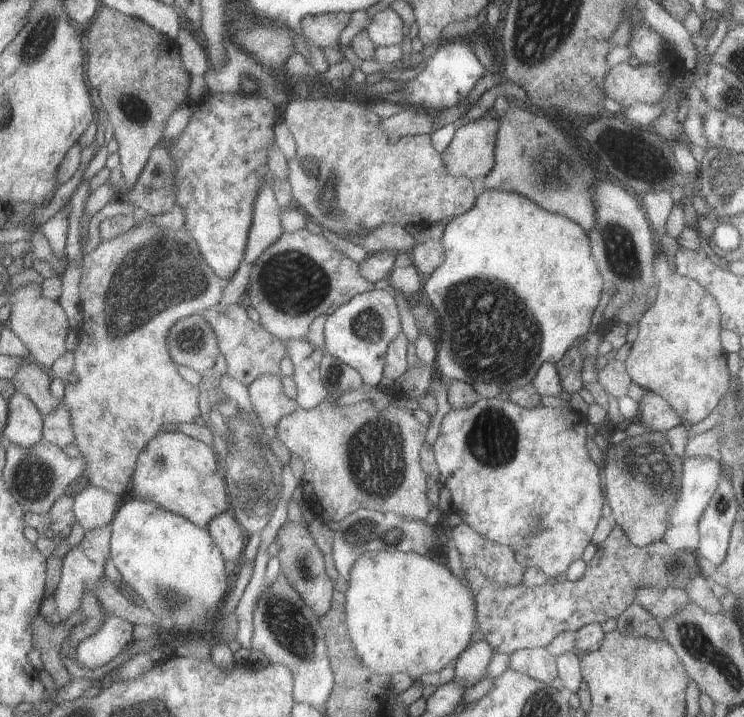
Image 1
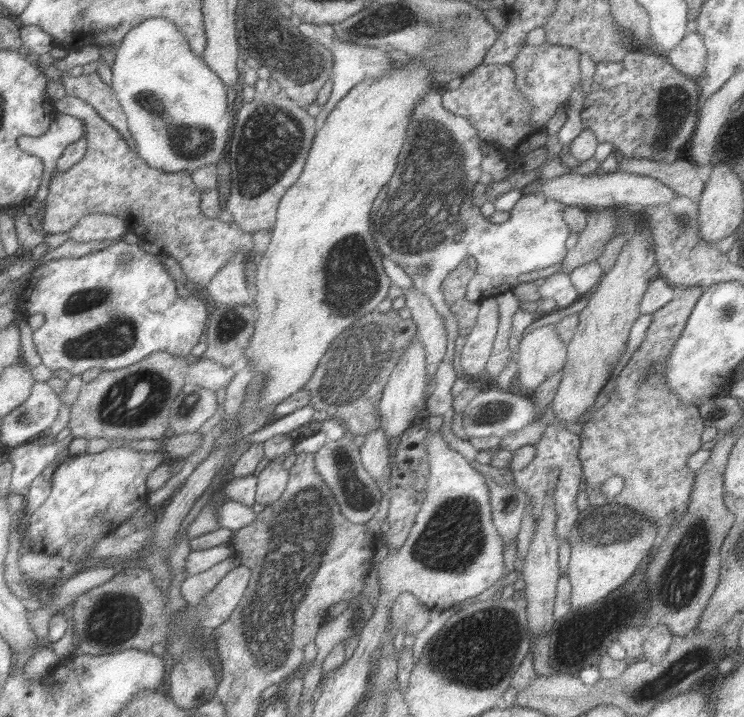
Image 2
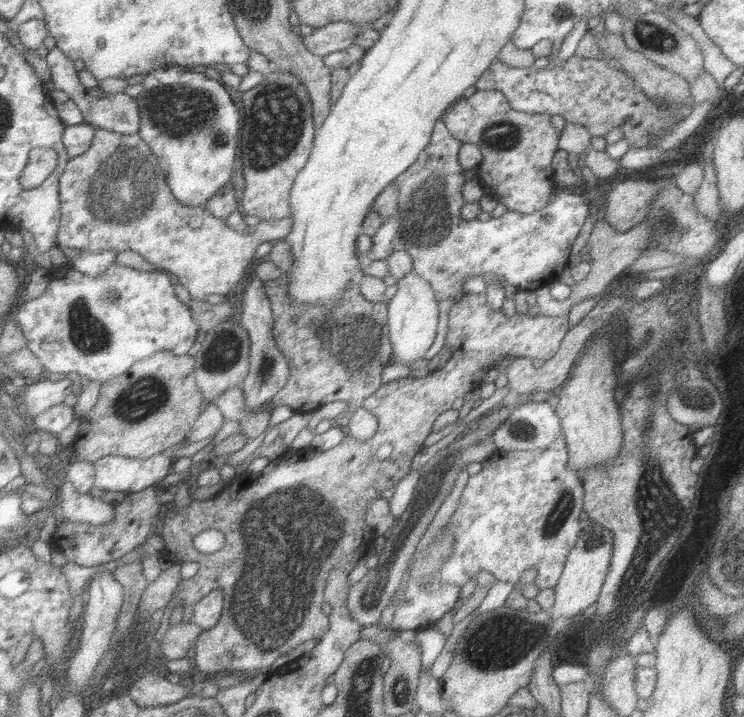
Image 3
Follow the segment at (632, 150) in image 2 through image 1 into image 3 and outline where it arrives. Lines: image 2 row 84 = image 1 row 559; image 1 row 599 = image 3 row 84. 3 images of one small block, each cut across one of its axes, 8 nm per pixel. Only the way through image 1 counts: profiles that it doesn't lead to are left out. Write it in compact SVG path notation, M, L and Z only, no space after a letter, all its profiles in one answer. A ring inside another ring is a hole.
M571 56L561 64L549 62L545 68L535 70L535 68L511 68L503 64L501 60L495 60L493 66L483 74L483 78L475 86L481 92L487 90L499 90L505 94L507 102L511 104L513 110L517 112L529 112L529 114L559 114L565 118L567 124L575 126L585 126L587 132L593 138L605 138L607 132L613 128L621 130L621 140L629 142L631 148L647 148L647 150L663 150L661 140L665 134L671 134L673 128L683 122L691 110L695 108L693 98L685 98L681 102L675 100L661 100L661 98L647 98L633 82L631 76L627 76L621 68L613 68L605 58L579 58Z

